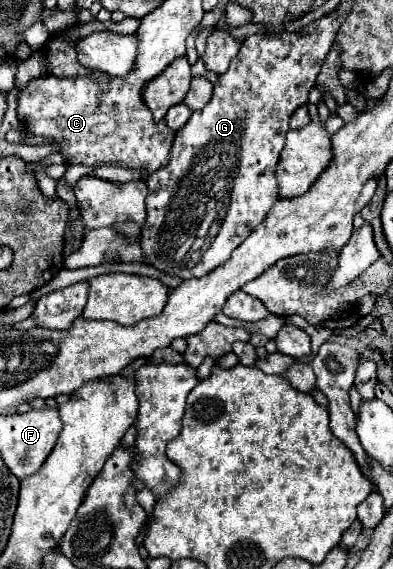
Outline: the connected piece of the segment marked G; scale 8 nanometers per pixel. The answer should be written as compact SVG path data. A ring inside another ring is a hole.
M319 18L315 20L313 24L305 26L301 32L279 32L279 34L253 34L249 38L245 38L245 42L241 44L241 50L239 54L231 60L229 64L229 70L225 74L219 76L219 82L215 84L215 90L213 90L213 98L211 102L199 110L199 112L193 112L193 116L189 118L189 124L185 124L185 128L179 128L177 134L175 134L175 142L173 142L173 148L171 148L171 158L169 158L169 164L157 172L153 172L149 178L147 178L147 188L149 188L149 196L147 196L147 226L143 228L141 232L141 248L143 248L143 254L147 258L147 264L155 266L157 270L163 270L171 276L179 276L179 278L201 278L205 276L207 272L211 272L213 268L217 268L219 264L223 264L225 260L229 260L231 252L249 236L249 232L263 222L265 214L269 212L269 208L273 208L273 204L277 202L277 180L275 180L275 166L279 162L279 152L283 150L285 146L285 134L289 130L289 118L291 114L307 104L307 96L309 96L309 90L315 86L315 78L319 74L319 68L327 56L327 52L331 50L333 46L333 38L341 26L341 20L343 18Z

